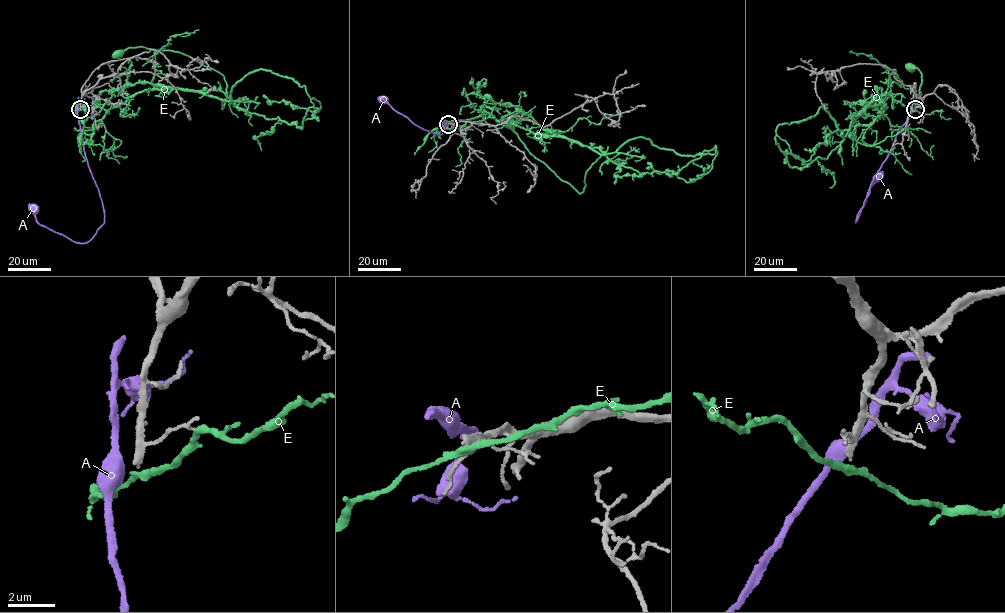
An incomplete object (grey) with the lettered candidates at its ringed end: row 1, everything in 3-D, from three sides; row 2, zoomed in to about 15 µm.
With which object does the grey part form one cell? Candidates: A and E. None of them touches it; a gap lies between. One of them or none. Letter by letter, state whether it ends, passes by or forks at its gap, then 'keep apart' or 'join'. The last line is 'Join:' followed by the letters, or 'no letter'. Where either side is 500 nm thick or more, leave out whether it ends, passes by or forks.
A: keep apart
E: it passes by; keep apart
Join: no letter

